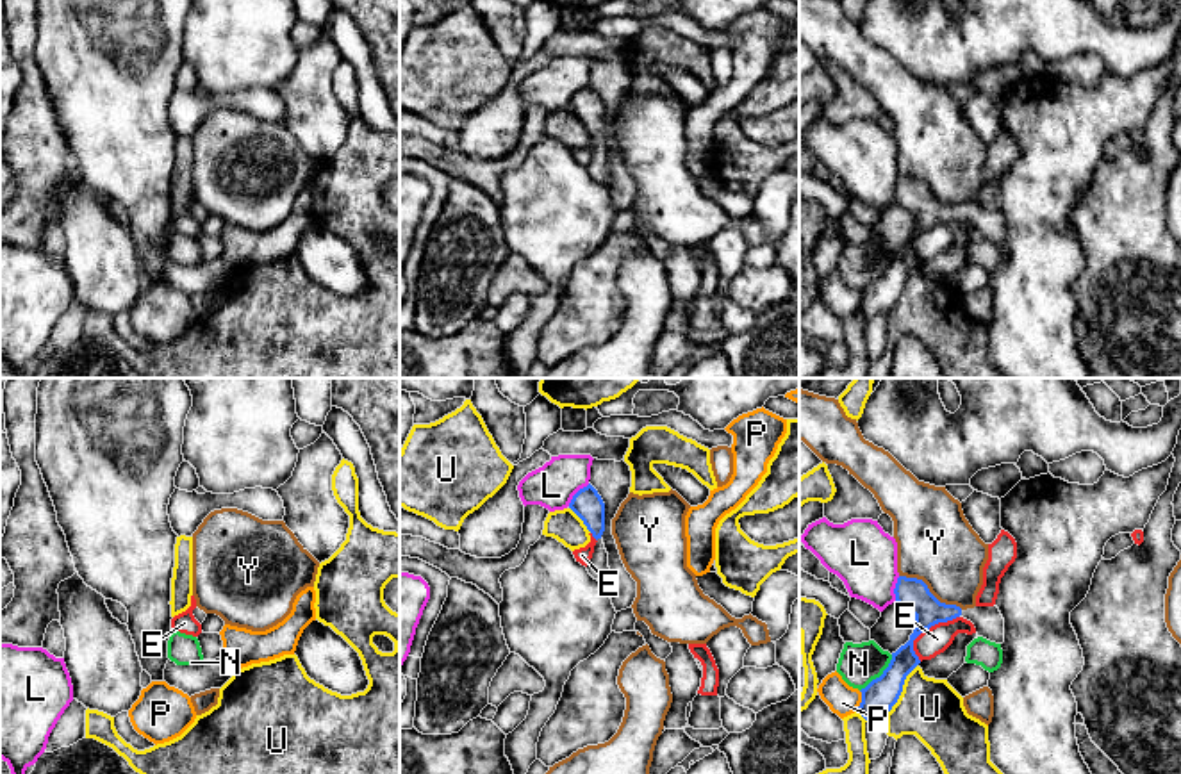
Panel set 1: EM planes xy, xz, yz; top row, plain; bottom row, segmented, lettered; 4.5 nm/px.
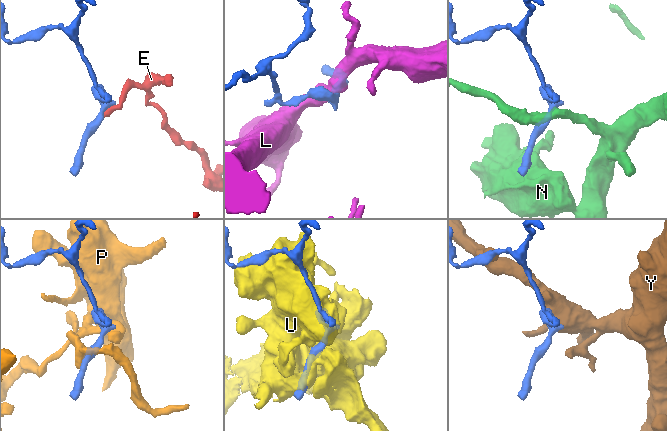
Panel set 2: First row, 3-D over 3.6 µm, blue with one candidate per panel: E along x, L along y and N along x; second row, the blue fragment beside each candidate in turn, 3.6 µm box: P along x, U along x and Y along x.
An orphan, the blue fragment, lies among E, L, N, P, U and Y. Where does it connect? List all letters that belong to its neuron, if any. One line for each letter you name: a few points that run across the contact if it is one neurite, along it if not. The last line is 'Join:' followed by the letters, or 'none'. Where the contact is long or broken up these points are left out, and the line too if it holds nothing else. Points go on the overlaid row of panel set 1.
Join: none

